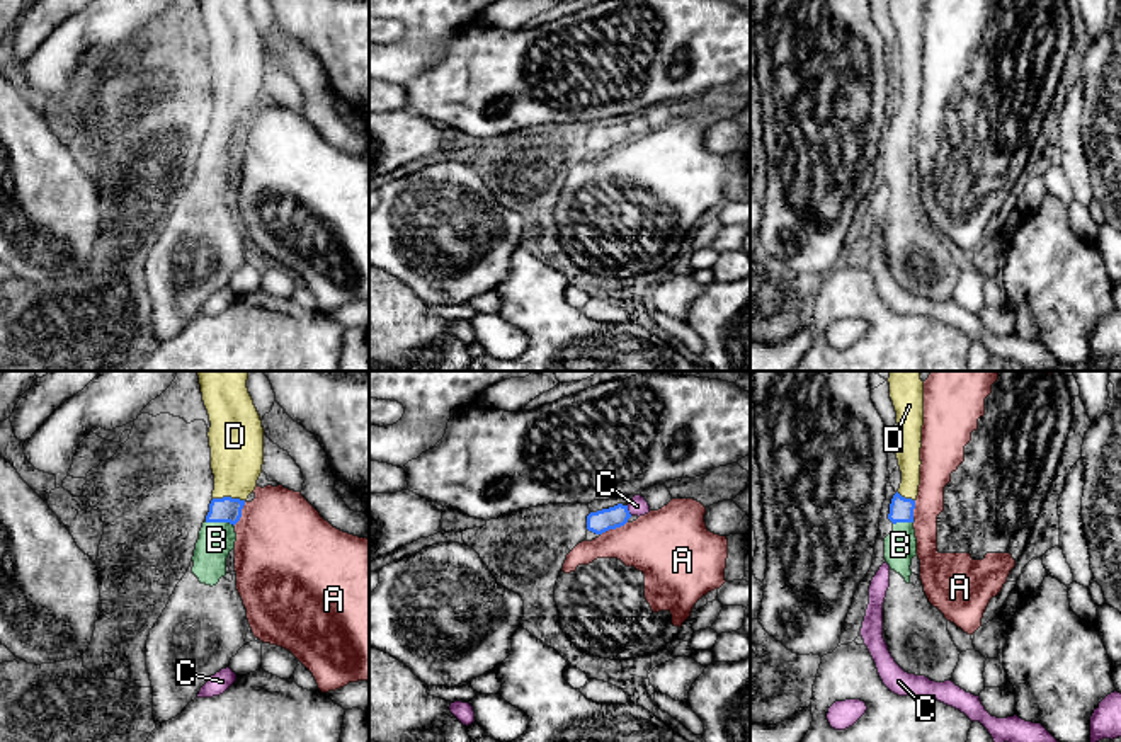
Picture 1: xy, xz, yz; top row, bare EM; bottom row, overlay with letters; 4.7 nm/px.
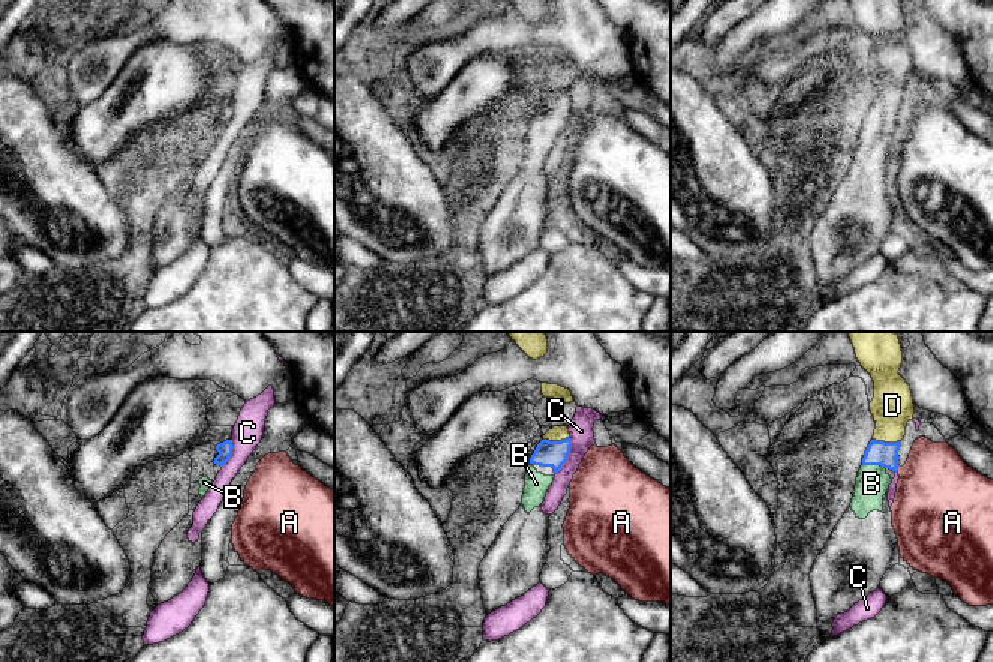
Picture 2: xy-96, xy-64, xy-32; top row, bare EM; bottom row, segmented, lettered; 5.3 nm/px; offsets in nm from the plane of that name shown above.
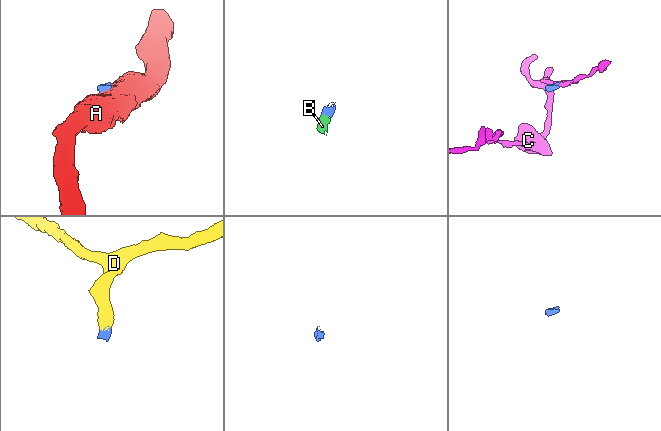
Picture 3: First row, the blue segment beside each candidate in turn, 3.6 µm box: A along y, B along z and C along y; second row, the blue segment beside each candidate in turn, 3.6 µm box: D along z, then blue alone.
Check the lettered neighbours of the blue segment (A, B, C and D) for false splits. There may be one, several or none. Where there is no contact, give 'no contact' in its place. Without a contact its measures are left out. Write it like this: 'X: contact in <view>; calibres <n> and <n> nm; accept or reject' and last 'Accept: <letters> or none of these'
A: contact in xz; calibres 110 and 320 nm; reject
B: contact in xy; calibres 120 and 170 nm; accept
C: contact in xz; calibres 110 and 90 nm; reject
D: contact in xy; calibres 120 and 260 nm; accept
Accept: B, D

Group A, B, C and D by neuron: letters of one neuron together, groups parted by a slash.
A / B D / C

